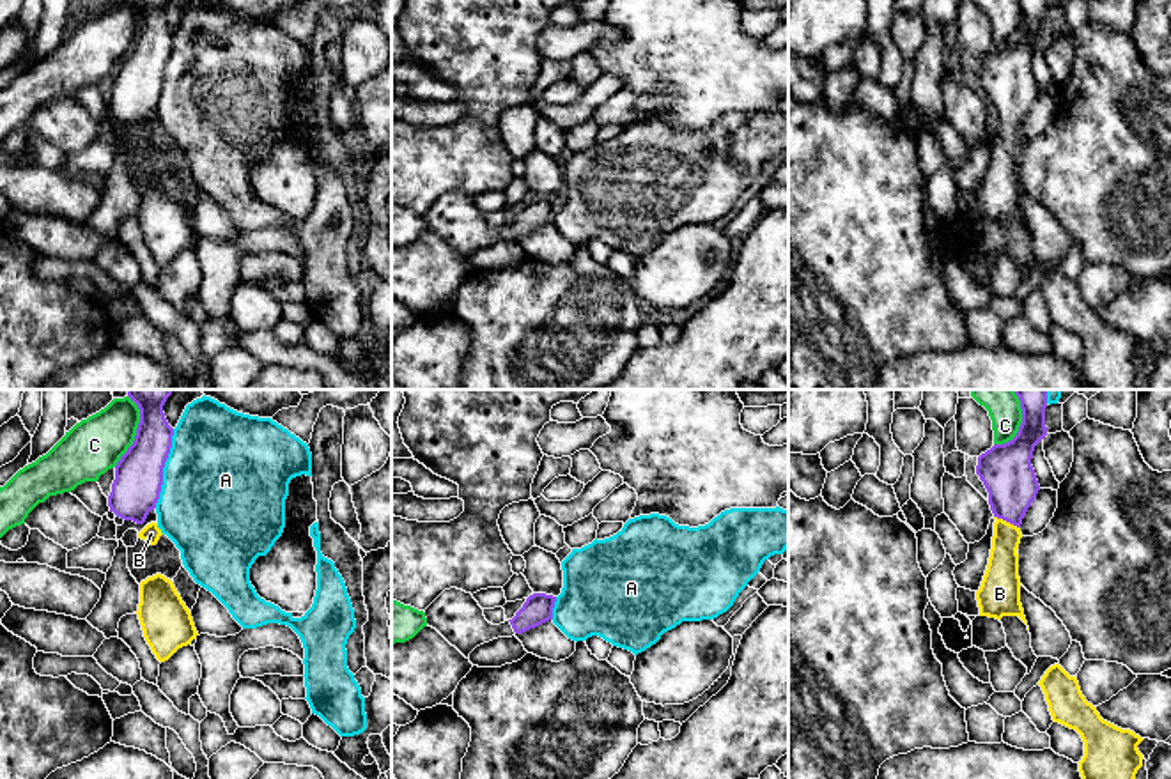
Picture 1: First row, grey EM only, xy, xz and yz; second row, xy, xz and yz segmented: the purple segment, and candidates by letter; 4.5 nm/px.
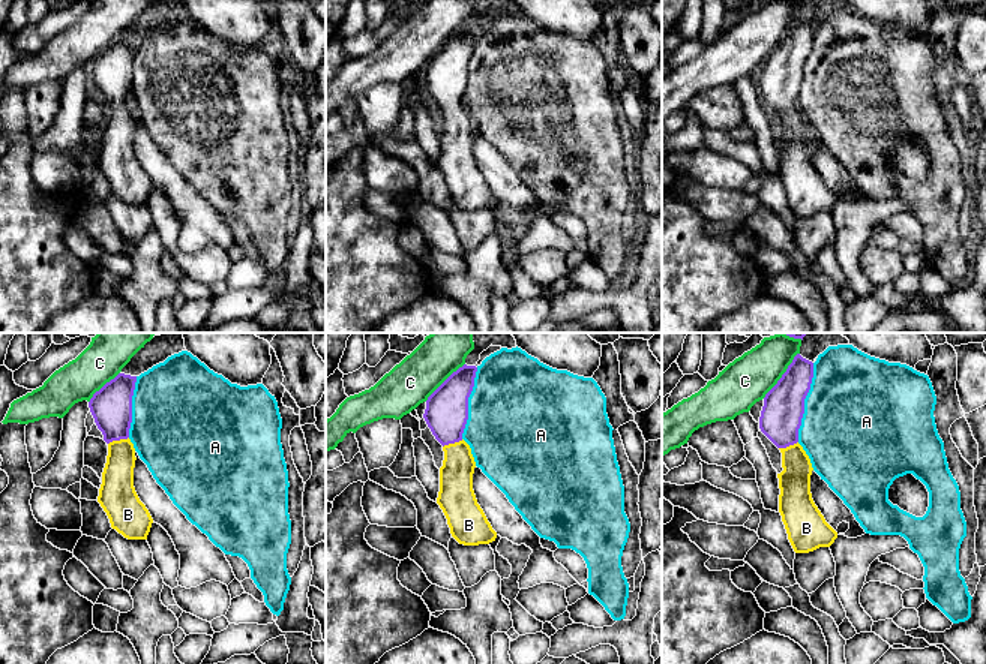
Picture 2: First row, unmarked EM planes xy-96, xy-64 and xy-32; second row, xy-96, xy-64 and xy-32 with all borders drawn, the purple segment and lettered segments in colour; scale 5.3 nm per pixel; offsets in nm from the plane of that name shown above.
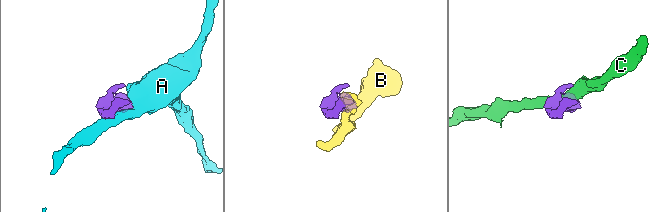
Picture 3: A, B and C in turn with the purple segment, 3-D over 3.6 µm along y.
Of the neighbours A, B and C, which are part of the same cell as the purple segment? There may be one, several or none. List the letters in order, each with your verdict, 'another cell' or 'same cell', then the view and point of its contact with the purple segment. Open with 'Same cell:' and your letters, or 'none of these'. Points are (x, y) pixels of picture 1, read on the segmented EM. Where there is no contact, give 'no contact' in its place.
Same cell: B
A: another cell; contact xy (163, 466)
B: same cell; contact yz (1007, 521)
C: another cell; contact xy (137, 431)

